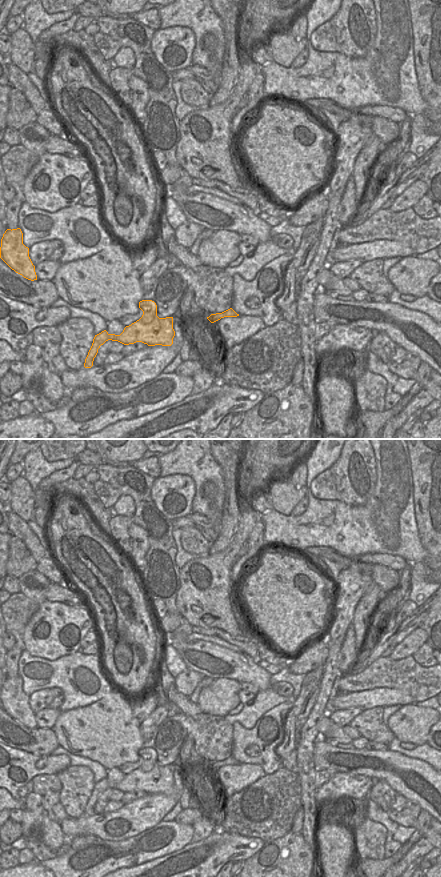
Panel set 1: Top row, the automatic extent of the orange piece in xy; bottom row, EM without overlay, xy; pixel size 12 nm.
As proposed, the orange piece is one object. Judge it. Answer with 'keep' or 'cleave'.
cleave

